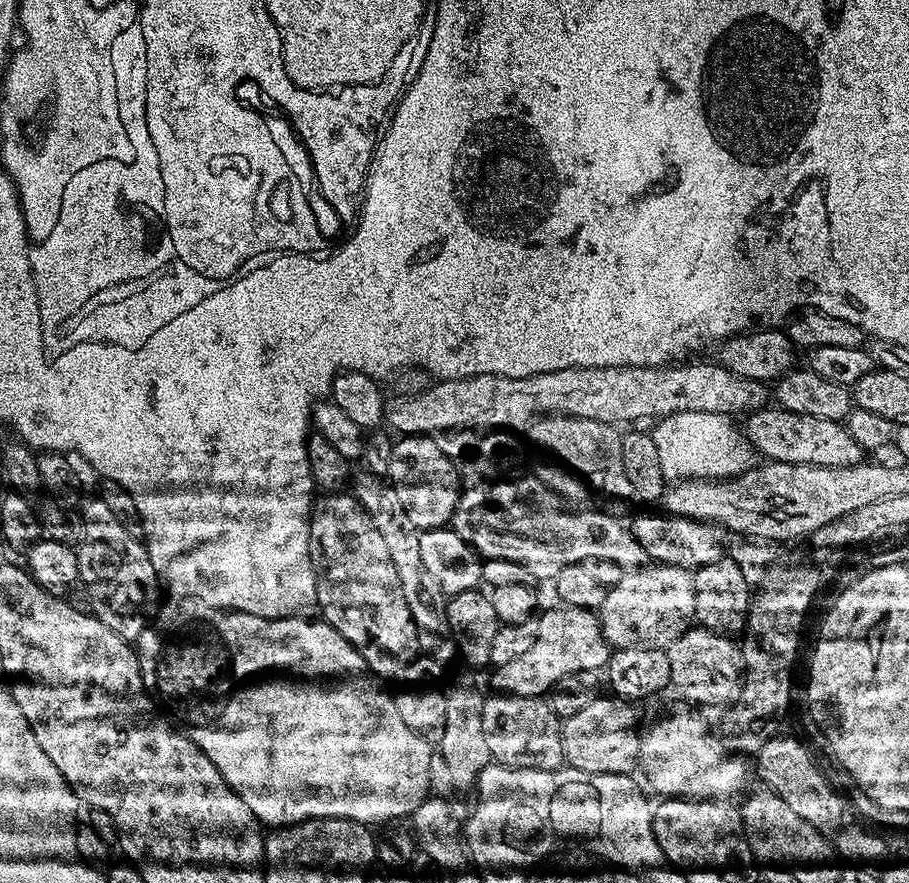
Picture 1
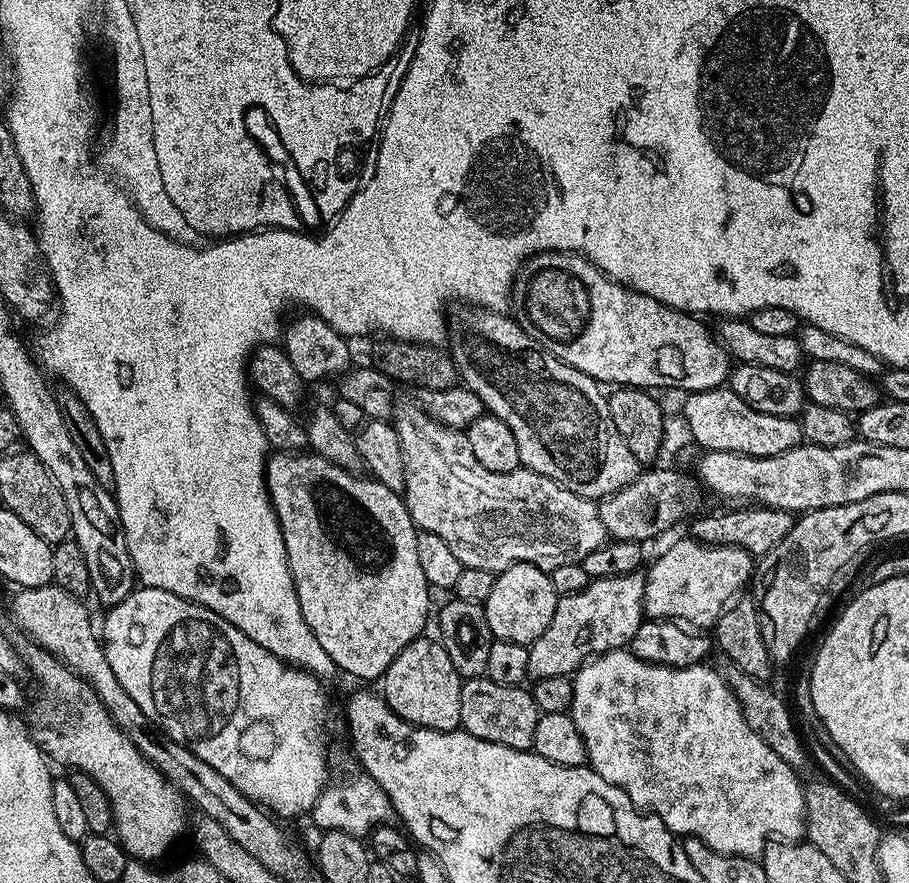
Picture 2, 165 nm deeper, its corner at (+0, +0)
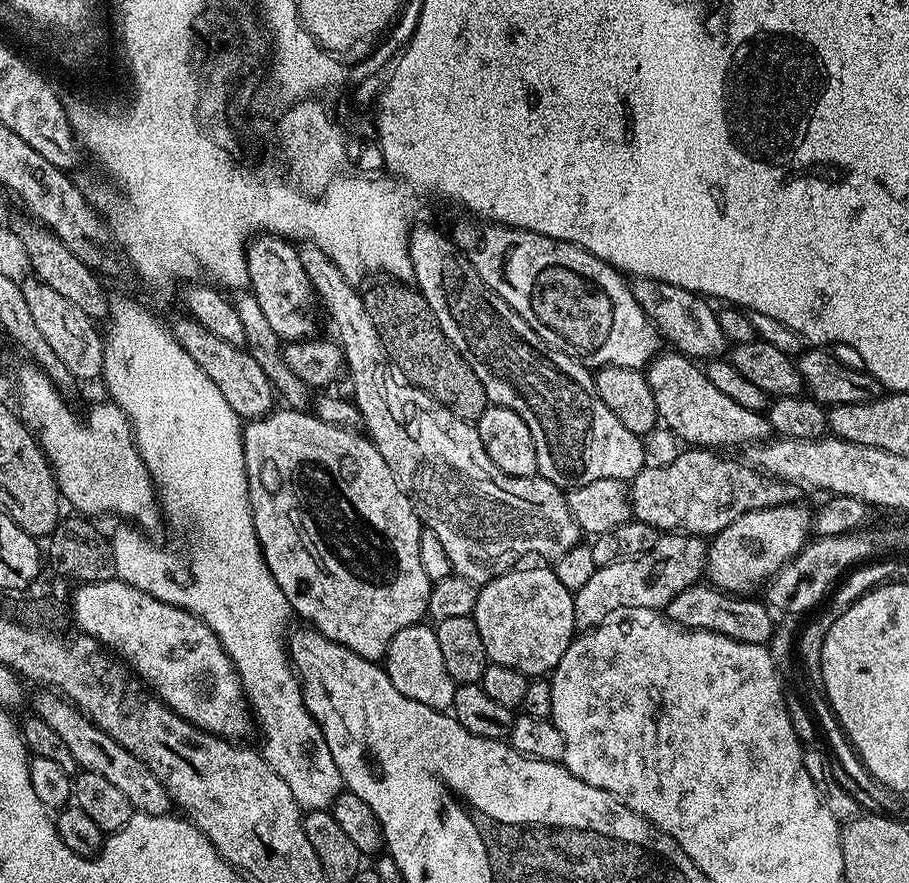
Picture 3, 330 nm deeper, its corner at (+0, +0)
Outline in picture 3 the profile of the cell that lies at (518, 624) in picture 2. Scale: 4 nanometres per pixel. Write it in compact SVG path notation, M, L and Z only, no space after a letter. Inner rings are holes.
M516 566L511 572L495 576L477 591L474 619L478 626L478 634L482 634L482 646L486 646L486 654L491 663L510 666L529 678L540 678L558 666L560 655L574 639L577 626L573 593L569 592L566 586L562 586L562 582L558 582L551 567L524 567L528 566Z

